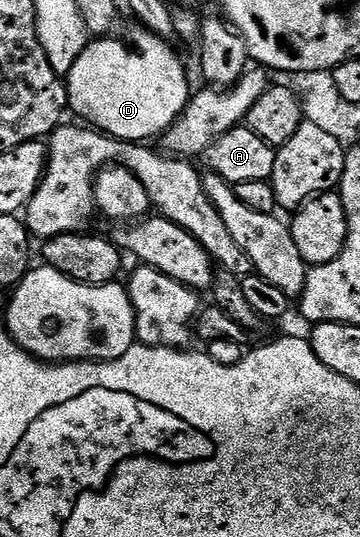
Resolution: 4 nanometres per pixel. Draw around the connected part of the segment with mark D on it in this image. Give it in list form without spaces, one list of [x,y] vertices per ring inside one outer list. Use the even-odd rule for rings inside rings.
[[[136,27],[133,31],[136,49],[114,38],[89,40],[82,55],[74,59],[74,67],[66,74],[68,109],[76,112],[81,122],[120,141],[144,143],[147,137],[159,138],[188,106],[188,73],[179,55],[168,46],[171,44],[148,29]]]

